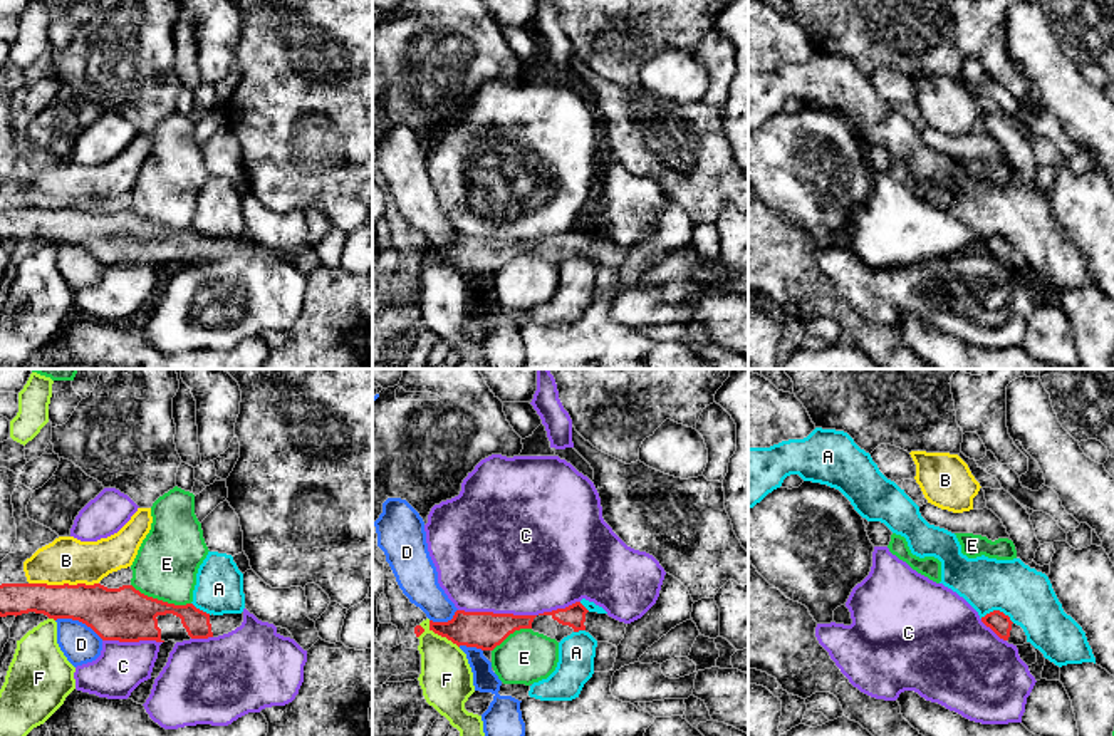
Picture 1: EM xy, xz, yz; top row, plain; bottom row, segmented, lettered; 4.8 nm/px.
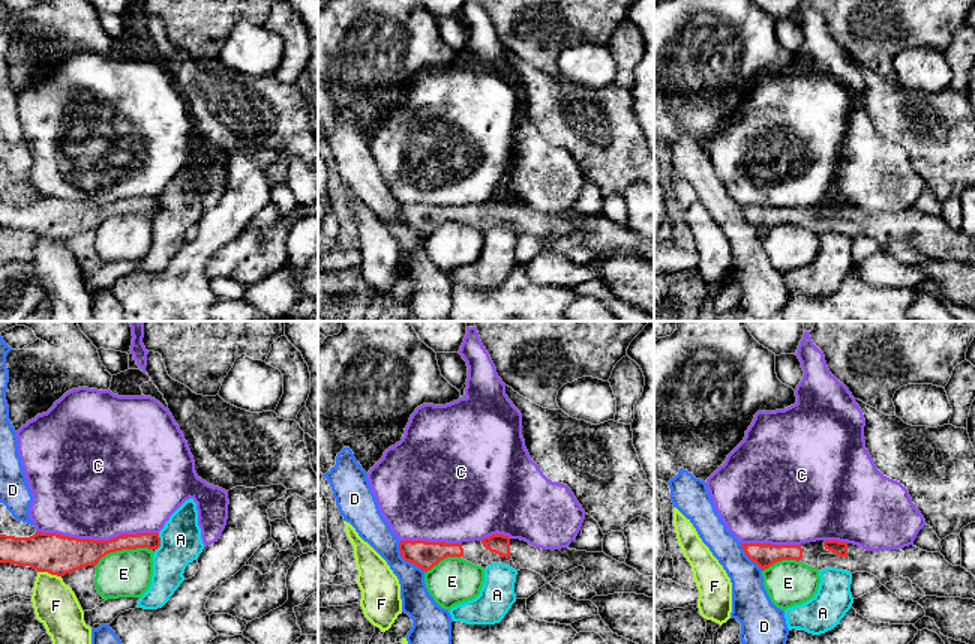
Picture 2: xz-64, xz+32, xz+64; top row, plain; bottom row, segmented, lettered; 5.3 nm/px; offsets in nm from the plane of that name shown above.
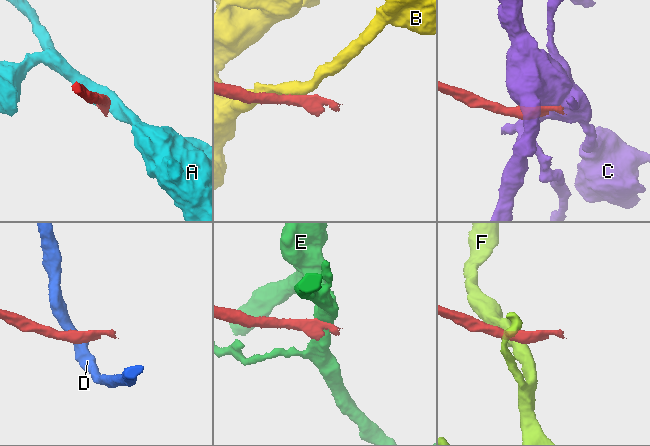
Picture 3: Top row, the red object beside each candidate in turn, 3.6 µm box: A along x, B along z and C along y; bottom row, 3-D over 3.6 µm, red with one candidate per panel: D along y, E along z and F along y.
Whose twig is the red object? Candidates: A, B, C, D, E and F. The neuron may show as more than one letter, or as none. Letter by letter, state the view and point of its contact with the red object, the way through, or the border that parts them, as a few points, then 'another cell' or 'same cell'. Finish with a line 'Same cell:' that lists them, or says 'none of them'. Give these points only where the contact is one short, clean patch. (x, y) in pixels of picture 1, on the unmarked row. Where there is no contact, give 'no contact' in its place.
A: yz (997, 235) | along yz (980, 242), (1002, 235), (1014, 247) | another cell
B: xy (64, 208) | along xy (29, 207), (98, 208) | another cell
C: xz (519, 240) | another cell
D: xy (79, 245) | along xy (56, 243), (78, 243), (103, 264) | another cell
E: xy (161, 225) | along xy (131, 208), (148, 220), (175, 228), (190, 228) | another cell
F: xz (442, 260) | along xz (428, 245), (435, 257), (445, 260), (458, 272) | another cell
Same cell: none of them

